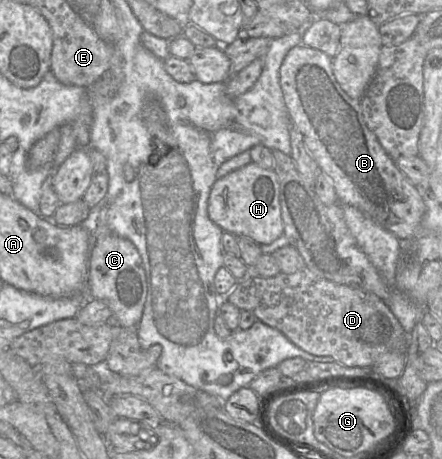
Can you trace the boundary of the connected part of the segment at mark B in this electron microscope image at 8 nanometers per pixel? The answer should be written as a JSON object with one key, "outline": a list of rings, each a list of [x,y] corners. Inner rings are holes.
{"outline":[[[297,45],[285,56],[279,75],[292,124],[301,133],[309,154],[331,181],[338,203],[359,209],[400,241],[412,237],[424,213],[421,193],[398,170],[376,135],[367,127],[362,115],[361,100],[352,99],[340,87],[333,74],[332,58],[318,49]]]}

